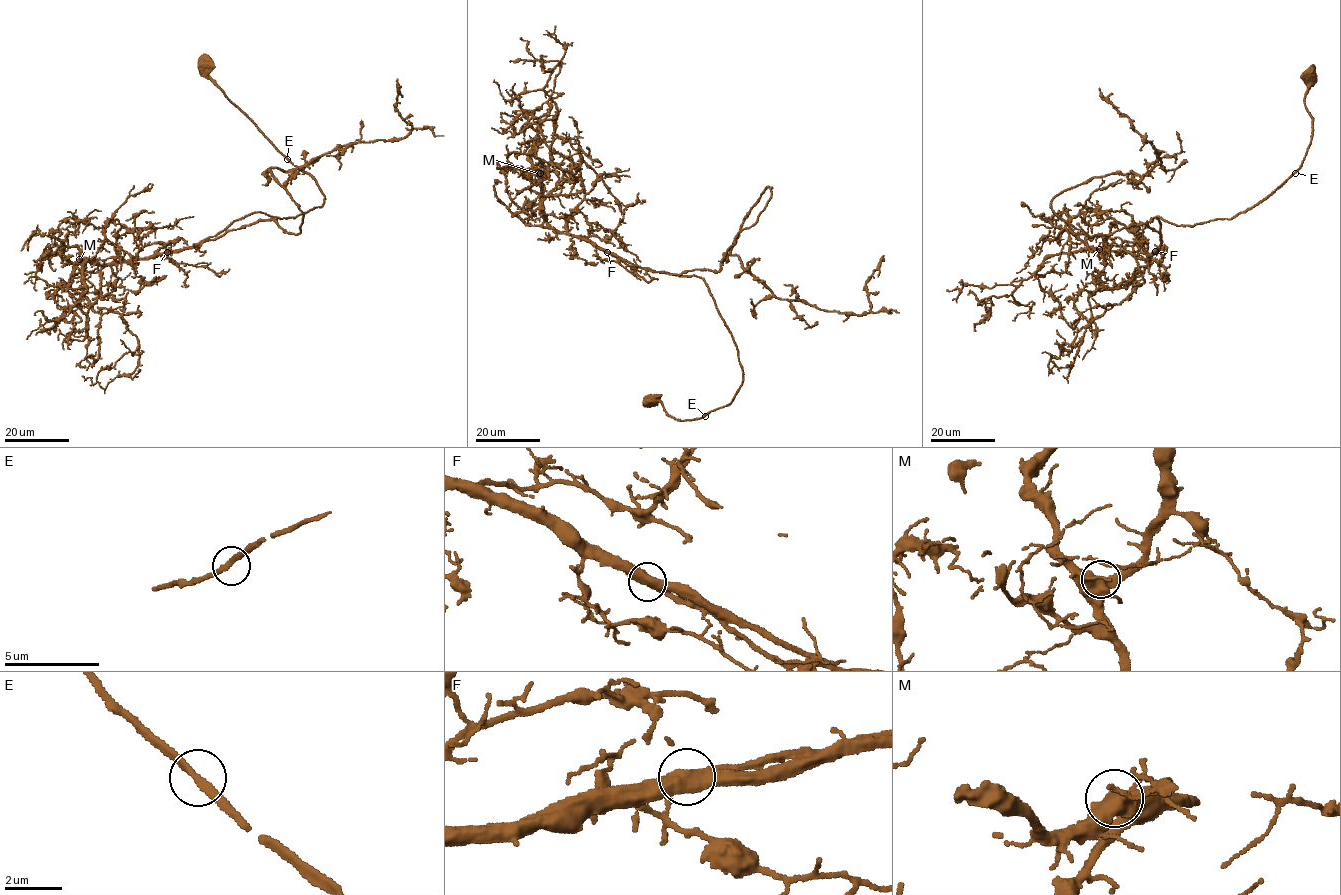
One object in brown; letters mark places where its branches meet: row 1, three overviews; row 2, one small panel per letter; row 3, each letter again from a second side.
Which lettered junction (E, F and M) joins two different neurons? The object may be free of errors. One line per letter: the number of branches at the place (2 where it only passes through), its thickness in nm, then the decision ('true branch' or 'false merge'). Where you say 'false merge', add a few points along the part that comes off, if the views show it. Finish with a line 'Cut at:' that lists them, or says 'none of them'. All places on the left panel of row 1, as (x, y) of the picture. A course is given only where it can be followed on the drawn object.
E: 2 | 280 nm | true branch
F: 2 | 550 nm | true branch
M: 3 | 440 nm | true branch
Cut at: none of them

